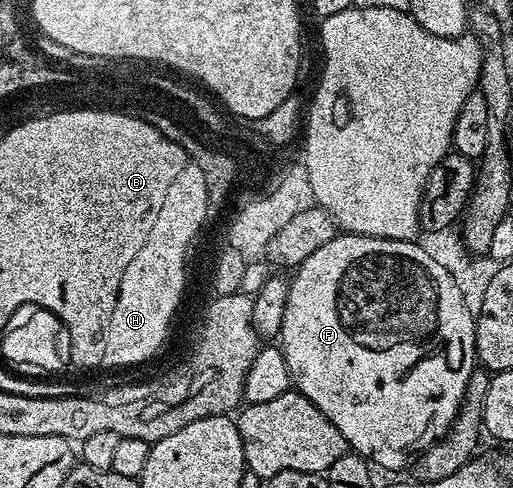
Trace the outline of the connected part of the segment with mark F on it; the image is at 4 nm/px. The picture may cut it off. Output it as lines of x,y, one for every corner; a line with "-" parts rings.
338,234
331,242
327,242
327,246
319,246
311,258
297,265
289,280
287,306
283,310
279,347
287,362
292,387
307,397
337,427
352,451
358,456
364,456
378,469
401,468
405,463
406,467
414,457
449,433
449,427
465,400
465,392
469,389
469,379
477,360
474,309
466,303
464,291
455,284
455,278
446,270
445,265
433,260
428,250
419,245
412,240
384,240
378,236

